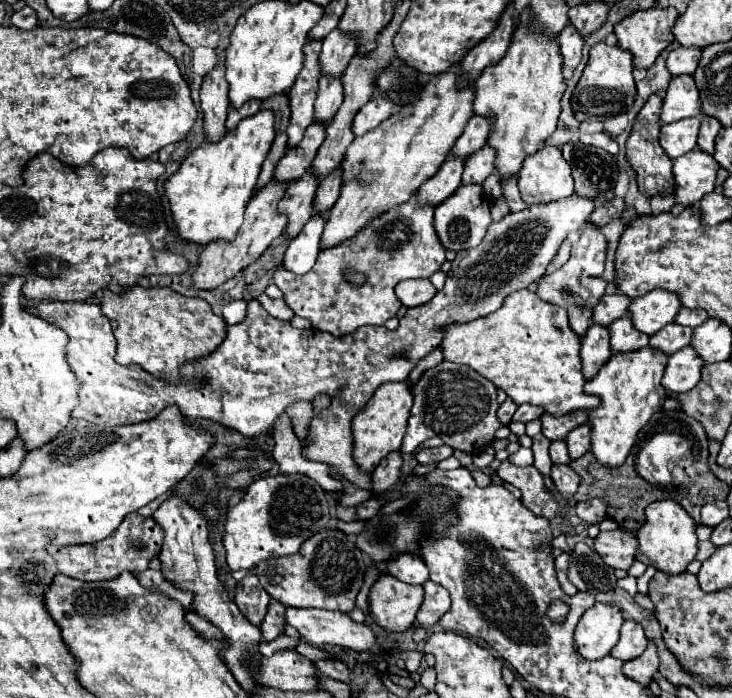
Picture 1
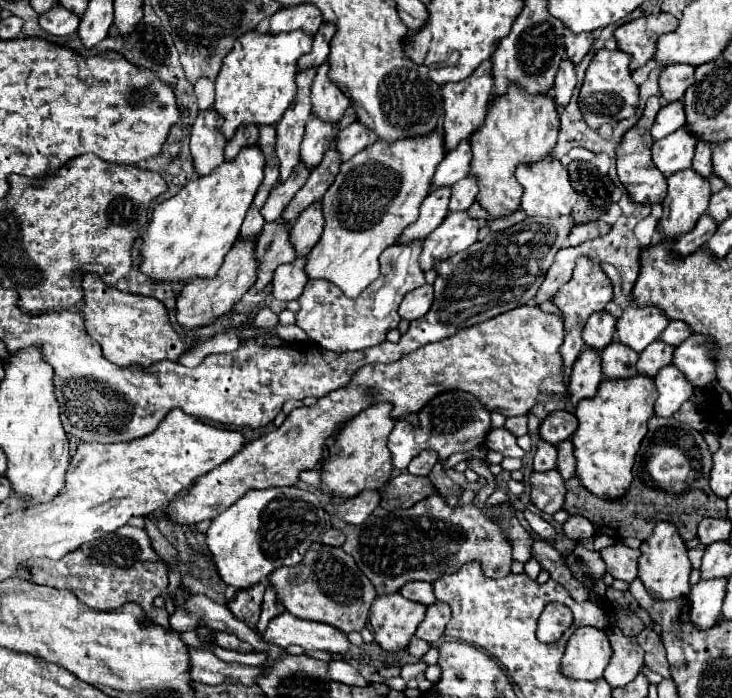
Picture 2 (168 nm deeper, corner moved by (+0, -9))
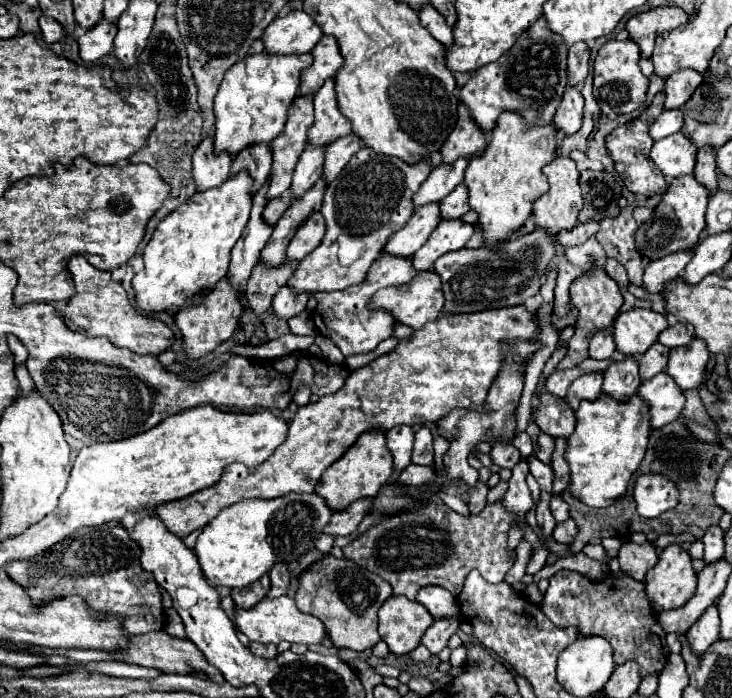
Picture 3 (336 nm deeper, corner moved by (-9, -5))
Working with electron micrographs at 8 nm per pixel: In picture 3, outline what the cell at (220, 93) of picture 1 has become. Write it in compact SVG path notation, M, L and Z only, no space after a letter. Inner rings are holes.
M206 137L198 145L192 159L192 175L194 175L196 193L208 191L212 187L220 187L230 177L230 165L232 165L232 157L228 153L214 155L212 139Z

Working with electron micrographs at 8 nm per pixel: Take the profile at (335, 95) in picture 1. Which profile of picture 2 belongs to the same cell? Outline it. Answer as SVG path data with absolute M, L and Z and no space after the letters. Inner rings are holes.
M311 117L301 143L301 161L309 167L317 167L323 159L323 153L333 147L333 139L333 125L323 125L323 121L315 121L315 117Z

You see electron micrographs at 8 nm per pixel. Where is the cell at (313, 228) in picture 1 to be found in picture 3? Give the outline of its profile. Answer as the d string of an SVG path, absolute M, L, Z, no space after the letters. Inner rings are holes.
M282 287L272 301L272 313L278 319L290 319L296 317L300 311L304 311L306 303L308 303L306 295L296 295L288 287Z

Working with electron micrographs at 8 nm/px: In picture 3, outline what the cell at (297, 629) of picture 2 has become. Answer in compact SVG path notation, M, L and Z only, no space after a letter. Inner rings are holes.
M264 597L264 601L254 605L252 609L234 607L234 627L242 631L250 641L258 641L258 643L290 641L290 643L304 643L309 646L312 643L322 643L322 639L326 637L324 625L316 617L298 611L294 599L290 597L278 597L278 599Z

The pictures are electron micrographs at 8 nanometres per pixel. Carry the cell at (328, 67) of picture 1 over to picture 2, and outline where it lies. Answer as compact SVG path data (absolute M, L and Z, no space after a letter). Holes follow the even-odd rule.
M329 61L319 65L311 93L313 93L313 97L311 97L313 113L325 121L337 123L341 119L343 111L349 107L347 95L343 95L341 89L335 85L335 81L329 79Z

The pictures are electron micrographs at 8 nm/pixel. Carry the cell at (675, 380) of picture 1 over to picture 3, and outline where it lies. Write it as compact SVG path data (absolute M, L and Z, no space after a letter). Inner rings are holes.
M658 373L656 377L644 381L638 389L638 397L650 409L652 431L660 429L666 423L676 421L684 409L684 395L674 383L674 379L666 373Z

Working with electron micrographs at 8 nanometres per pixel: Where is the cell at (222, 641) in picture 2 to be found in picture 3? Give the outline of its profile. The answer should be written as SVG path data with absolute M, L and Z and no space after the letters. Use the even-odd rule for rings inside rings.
M250 643L250 651L254 655L260 655L264 659L274 659L278 655L276 645L260 645L260 643Z

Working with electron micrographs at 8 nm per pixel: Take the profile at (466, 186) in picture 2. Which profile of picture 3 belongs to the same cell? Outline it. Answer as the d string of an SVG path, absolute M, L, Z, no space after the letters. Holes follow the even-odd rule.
M460 183L448 197L444 197L444 201L440 201L440 213L442 219L460 219L466 211L470 211L468 189L464 183Z

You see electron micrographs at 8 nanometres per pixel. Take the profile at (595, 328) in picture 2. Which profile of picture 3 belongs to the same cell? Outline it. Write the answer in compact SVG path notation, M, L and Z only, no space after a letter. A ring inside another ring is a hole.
M604 329L590 339L590 357L592 359L610 359L614 351L616 351L616 345L614 345L610 329Z

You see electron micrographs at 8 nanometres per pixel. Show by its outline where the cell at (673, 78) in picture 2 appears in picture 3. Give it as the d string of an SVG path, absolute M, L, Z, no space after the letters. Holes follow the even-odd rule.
M680 69L680 71L672 73L666 79L664 109L680 109L680 107L684 107L684 103L692 97L692 93L696 91L696 87L700 83L702 83L702 75L692 71L692 69Z

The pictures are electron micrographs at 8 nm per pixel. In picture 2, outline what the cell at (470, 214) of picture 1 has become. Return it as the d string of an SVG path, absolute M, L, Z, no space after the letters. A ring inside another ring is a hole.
M467 211L449 213L445 221L425 237L419 265L427 271L433 269L437 261L447 261L447 257L469 249L477 241L479 227L481 221L473 219Z

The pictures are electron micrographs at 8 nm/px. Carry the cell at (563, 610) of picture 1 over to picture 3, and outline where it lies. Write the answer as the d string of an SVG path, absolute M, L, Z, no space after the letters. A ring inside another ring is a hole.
M558 571L550 577L550 587L540 609L556 627L575 627L584 636L600 636L610 641L614 663L636 661L640 665L640 677L658 675L670 655L666 633L658 623L658 615L648 605L644 583L622 573L608 573L602 581L590 581L576 571Z

